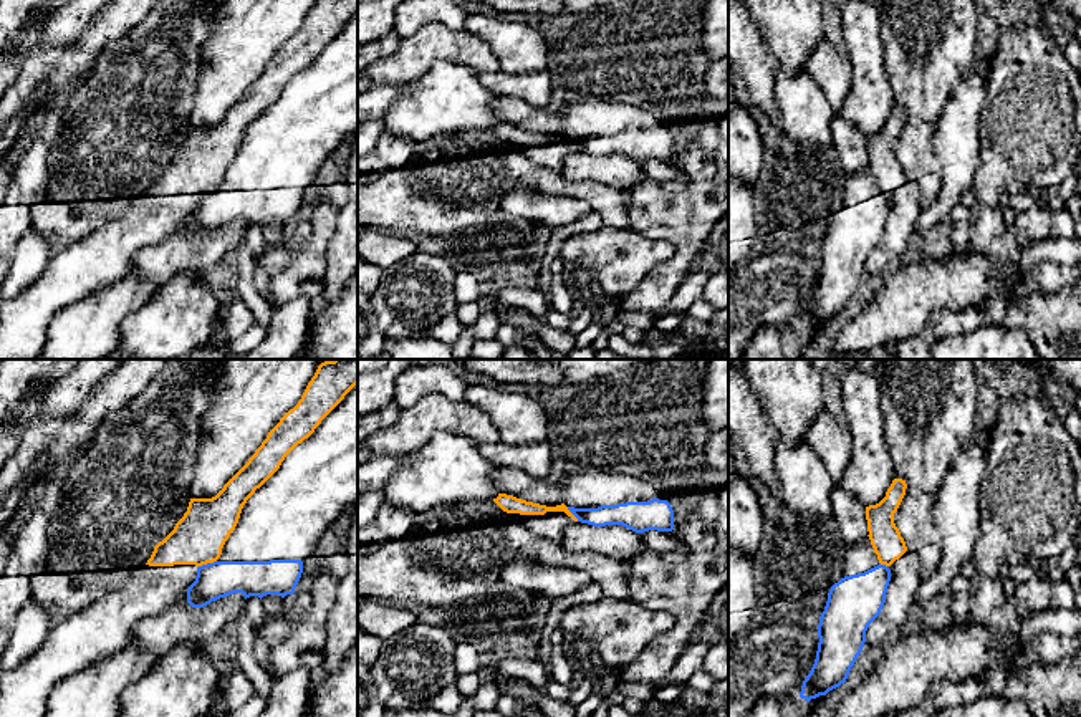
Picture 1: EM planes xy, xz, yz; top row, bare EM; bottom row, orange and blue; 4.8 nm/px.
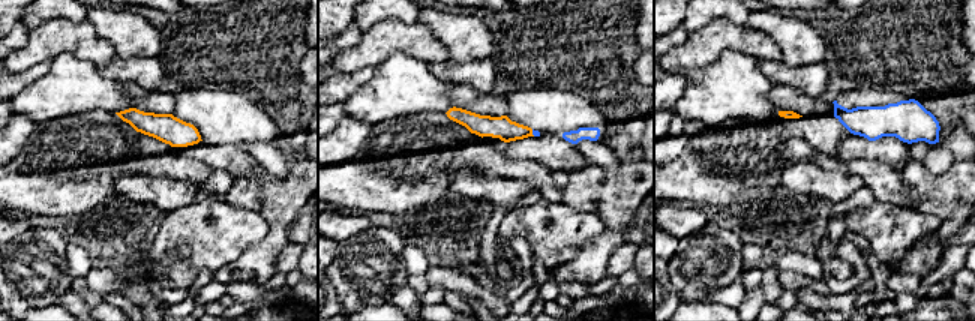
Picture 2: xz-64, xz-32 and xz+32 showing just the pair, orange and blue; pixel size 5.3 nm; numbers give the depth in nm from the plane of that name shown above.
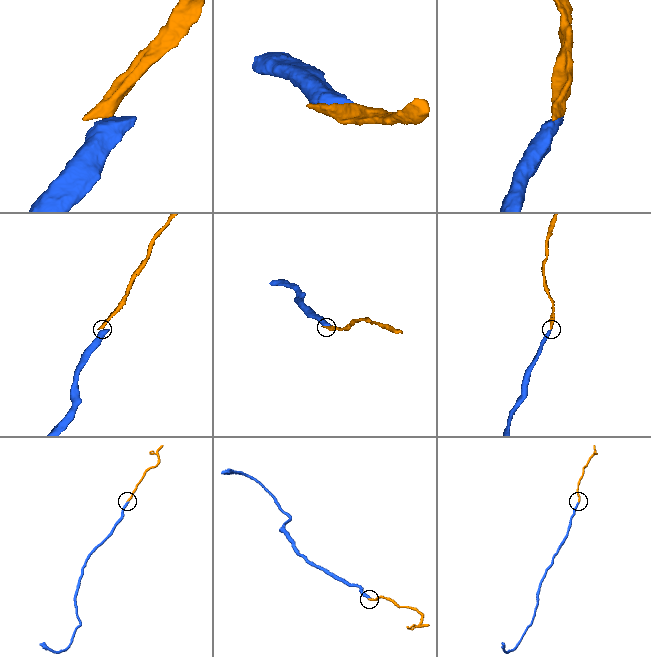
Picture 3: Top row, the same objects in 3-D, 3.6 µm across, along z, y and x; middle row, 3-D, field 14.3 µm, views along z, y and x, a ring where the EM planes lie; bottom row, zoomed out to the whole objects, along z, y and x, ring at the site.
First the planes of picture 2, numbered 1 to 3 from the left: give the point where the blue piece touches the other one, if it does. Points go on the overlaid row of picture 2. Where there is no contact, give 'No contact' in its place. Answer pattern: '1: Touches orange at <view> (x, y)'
1: No contact
2: Touches orange at xz-32 (531, 132)
3: No contact

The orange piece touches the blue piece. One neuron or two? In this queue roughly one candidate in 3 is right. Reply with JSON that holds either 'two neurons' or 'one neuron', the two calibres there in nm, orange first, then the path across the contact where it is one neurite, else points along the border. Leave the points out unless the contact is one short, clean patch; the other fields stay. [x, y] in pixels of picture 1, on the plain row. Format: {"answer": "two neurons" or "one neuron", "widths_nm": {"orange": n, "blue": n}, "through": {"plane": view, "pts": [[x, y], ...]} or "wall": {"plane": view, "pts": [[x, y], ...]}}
{"answer": "two neurons", "widths_nm": {"orange": 260, "blue": 180}, "wall": {"plane": "xy", "pts": [[216, 189], [199, 196]]}}

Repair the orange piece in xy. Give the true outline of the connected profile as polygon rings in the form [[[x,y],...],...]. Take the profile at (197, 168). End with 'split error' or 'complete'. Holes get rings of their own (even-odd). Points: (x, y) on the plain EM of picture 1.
[[[316,0],[298,33],[268,61],[248,91],[212,128],[190,128],[187,141],[174,159],[154,176],[144,195],[127,199],[121,217],[101,224],[89,235],[65,243],[51,255],[41,275],[15,298],[0,303],[0,359],[38,359],[48,338],[51,318],[63,308],[111,286],[131,273],[134,255],[162,242],[197,205],[197,197],[220,187],[222,177],[235,159],[247,129],[281,94],[285,86],[308,68],[321,50],[358,13],[358,0]]]; split error

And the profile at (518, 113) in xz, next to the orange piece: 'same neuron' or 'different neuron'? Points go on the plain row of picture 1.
different neuron

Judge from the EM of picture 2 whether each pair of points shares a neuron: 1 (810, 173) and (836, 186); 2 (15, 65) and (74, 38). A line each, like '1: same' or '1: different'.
1: same
2: same

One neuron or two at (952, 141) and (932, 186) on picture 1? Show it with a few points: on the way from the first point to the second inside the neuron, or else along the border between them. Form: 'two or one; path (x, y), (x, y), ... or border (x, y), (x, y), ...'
two; border (932, 133), (941, 191), (924, 207)

